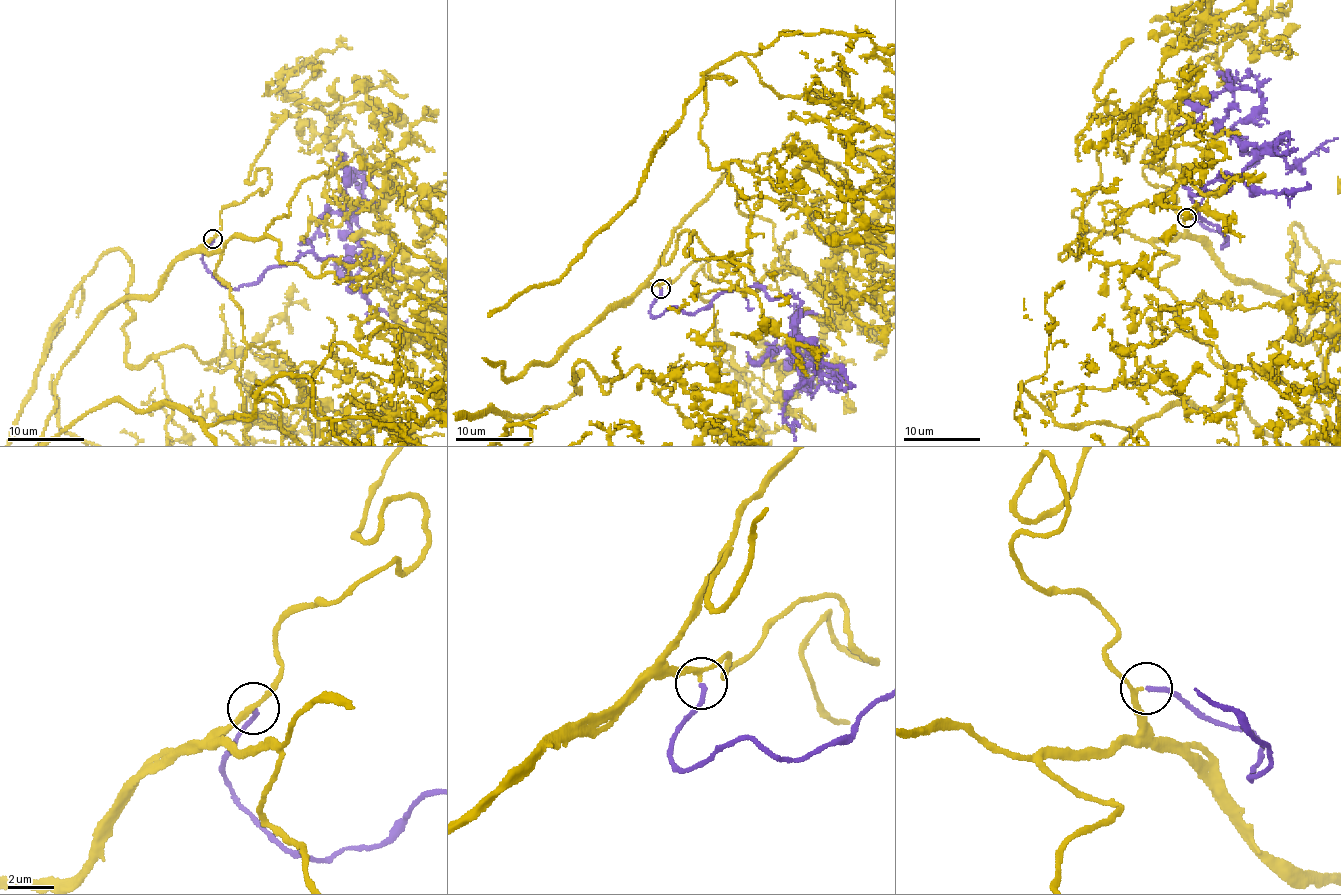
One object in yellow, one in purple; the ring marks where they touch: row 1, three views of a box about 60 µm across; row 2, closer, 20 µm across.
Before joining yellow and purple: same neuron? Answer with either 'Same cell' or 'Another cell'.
Same cell

